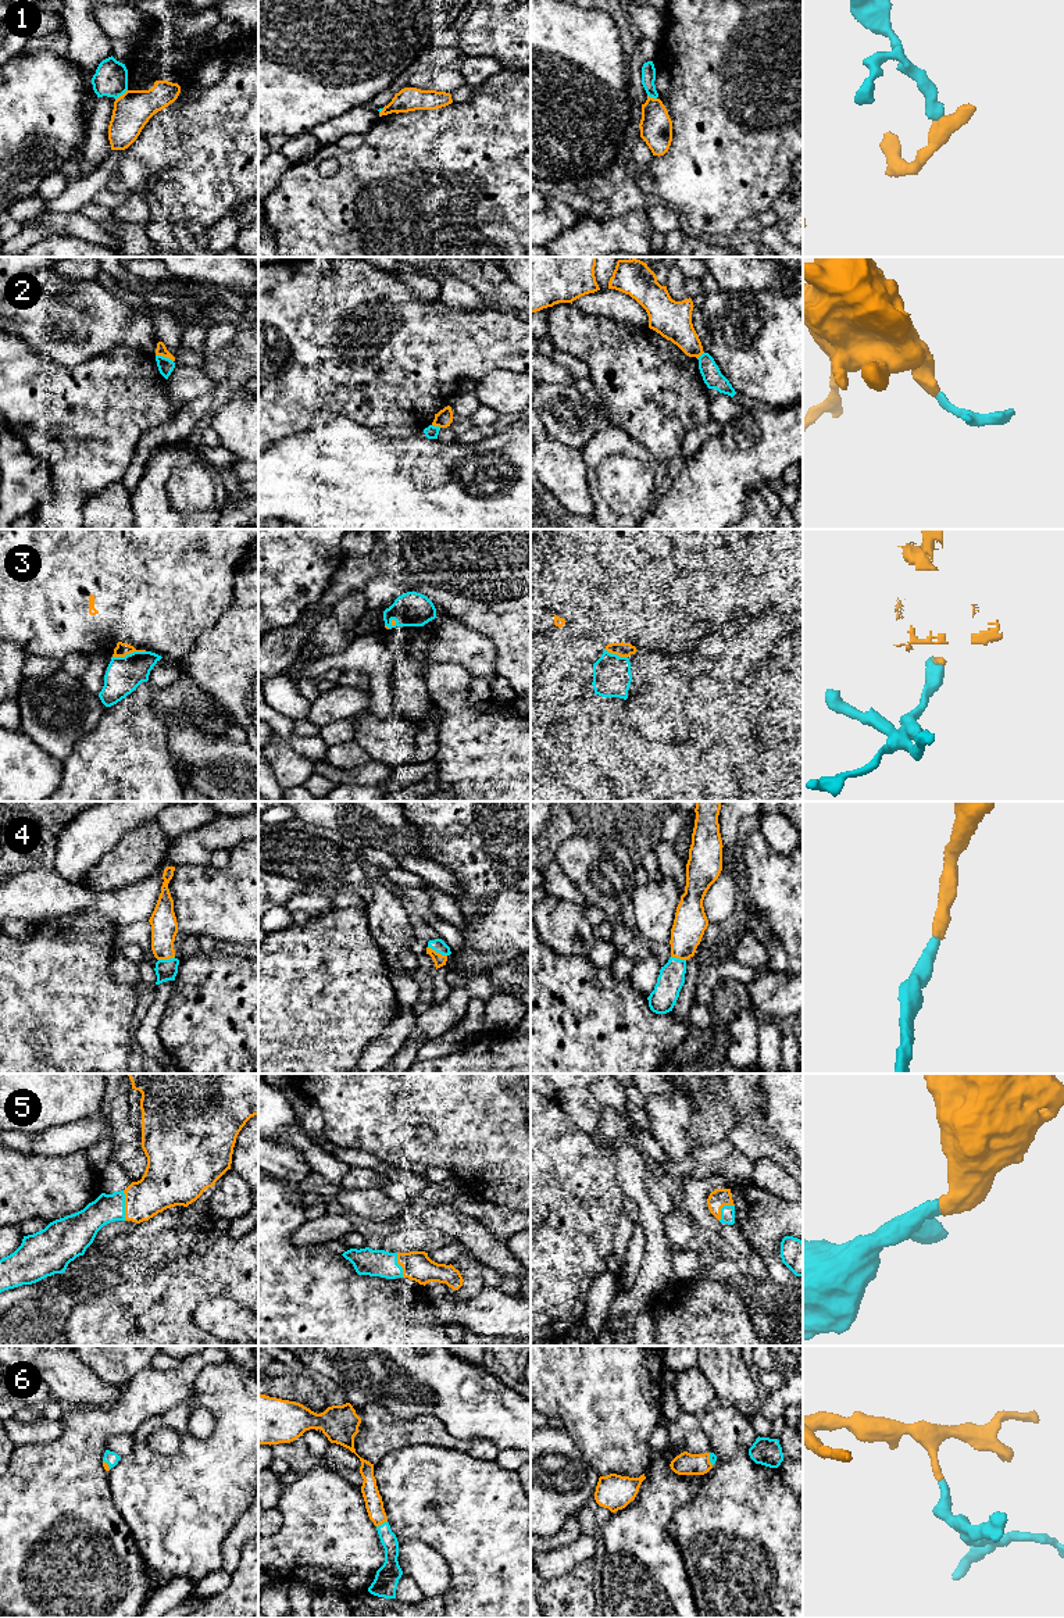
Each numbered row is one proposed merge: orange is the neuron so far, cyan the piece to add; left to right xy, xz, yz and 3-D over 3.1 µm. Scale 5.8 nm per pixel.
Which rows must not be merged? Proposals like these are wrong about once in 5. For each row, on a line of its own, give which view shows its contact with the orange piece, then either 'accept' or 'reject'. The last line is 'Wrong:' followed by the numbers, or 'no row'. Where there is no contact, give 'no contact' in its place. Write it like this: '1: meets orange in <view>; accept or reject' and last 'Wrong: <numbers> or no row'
1: meets orange in xy; reject
2: meets orange in xy; reject
3: meets orange in xy; reject
4: meets orange in xz; accept
5: meets orange in xy; accept
6: meets orange in xz; accept
Wrong: 1, 2, 3

